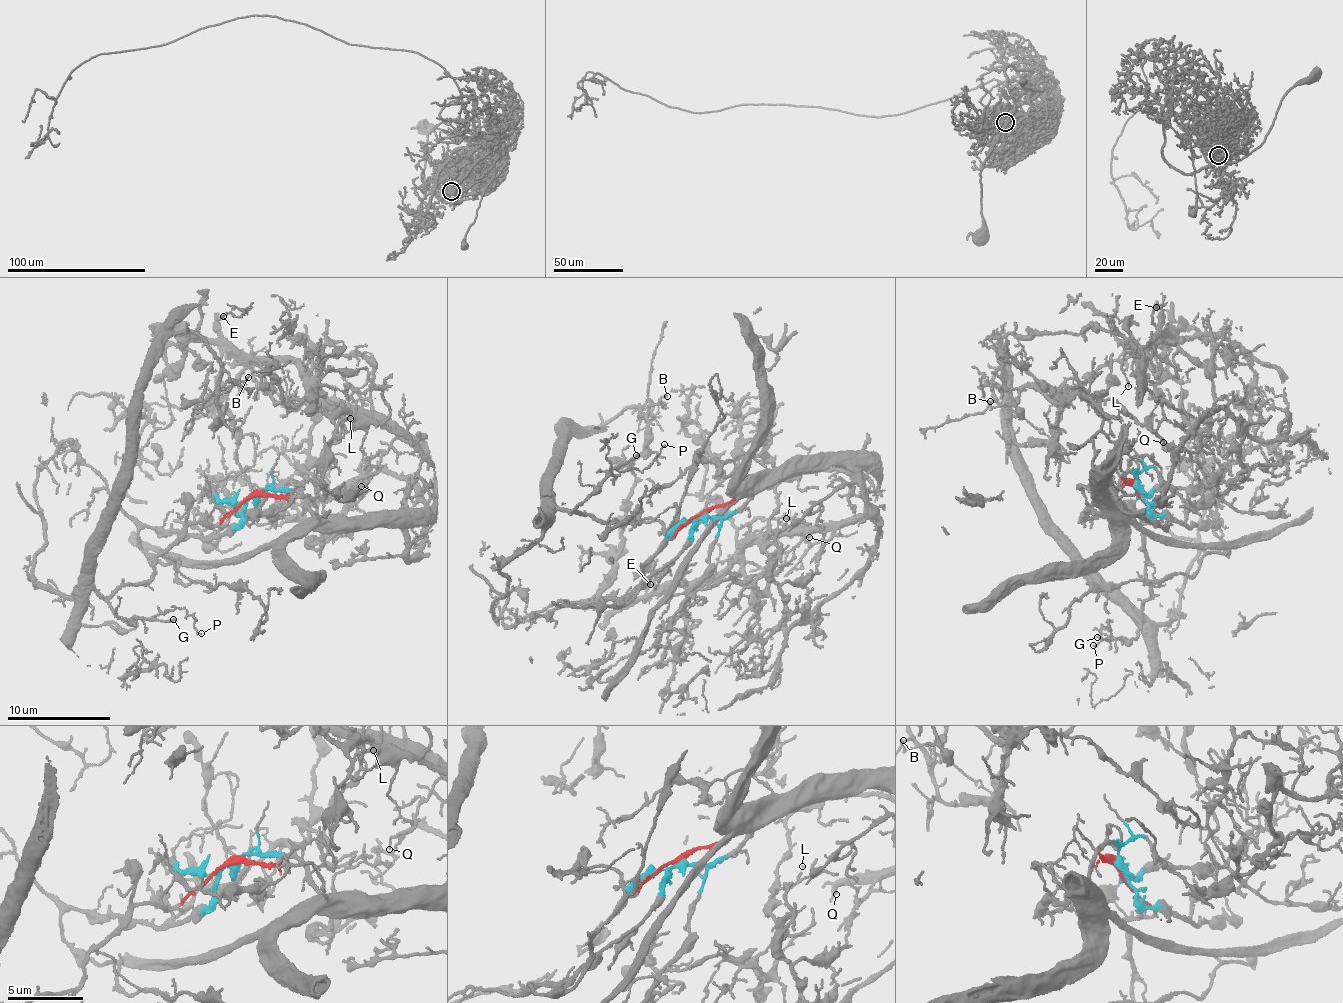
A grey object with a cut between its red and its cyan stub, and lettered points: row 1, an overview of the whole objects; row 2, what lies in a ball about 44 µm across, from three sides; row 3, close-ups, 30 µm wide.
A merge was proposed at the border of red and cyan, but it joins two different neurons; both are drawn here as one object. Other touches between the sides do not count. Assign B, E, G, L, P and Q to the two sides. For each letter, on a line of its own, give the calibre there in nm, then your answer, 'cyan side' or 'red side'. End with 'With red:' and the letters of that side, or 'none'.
B: 150 nm | red side
E: 170 nm | cyan side
G: 190 nm | red side
L: 90 nm | cyan side
P: 100 nm | red side
Q: 70 nm | cyan side
With red: B, G, P

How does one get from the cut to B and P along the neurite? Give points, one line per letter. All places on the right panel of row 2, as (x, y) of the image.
B: (1135, 486), (1159, 517), (1138, 528), (1143, 618), (1040, 503), (1000, 369), (993, 395), (1009, 412), (989, 401)
P: (1135, 486), (1159, 517), (1138, 528), (1151, 590), (1140, 630), (1134, 637), (1109, 638), (1108, 620), (1092, 646)

